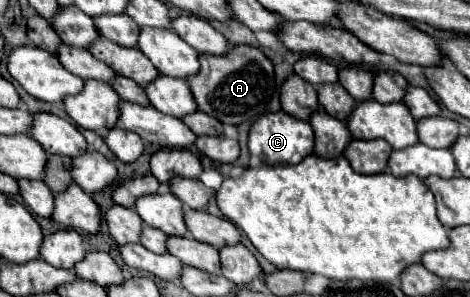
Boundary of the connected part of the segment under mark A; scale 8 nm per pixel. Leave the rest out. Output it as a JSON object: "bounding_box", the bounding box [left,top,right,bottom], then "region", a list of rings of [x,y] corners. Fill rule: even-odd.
{"bounding_box":[187,45,275,125],"region":[[[237,45],[225,55],[201,53],[199,63],[199,73],[187,79],[199,111],[231,125],[253,121],[267,111],[267,103],[275,93],[275,73],[273,63],[259,49],[251,45]]]}

